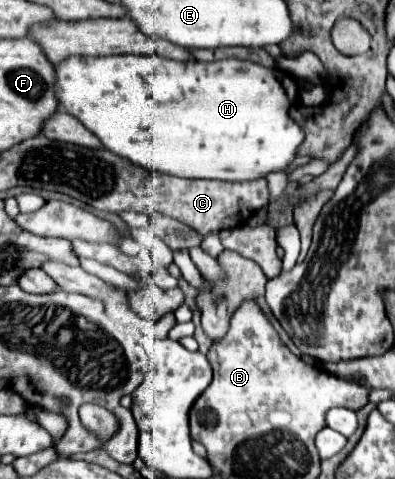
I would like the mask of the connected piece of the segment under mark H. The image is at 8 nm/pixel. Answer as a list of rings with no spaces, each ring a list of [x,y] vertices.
[[[120,55],[120,57],[72,57],[62,65],[56,65],[58,71],[58,101],[60,107],[78,117],[112,153],[130,159],[134,165],[140,165],[148,171],[168,173],[184,179],[218,179],[218,181],[254,181],[266,177],[272,171],[286,171],[290,163],[298,157],[298,149],[304,143],[304,131],[288,115],[288,109],[298,101],[298,83],[280,69],[266,69],[254,61],[240,59],[222,59],[214,63],[202,61],[174,61],[160,55]]]

